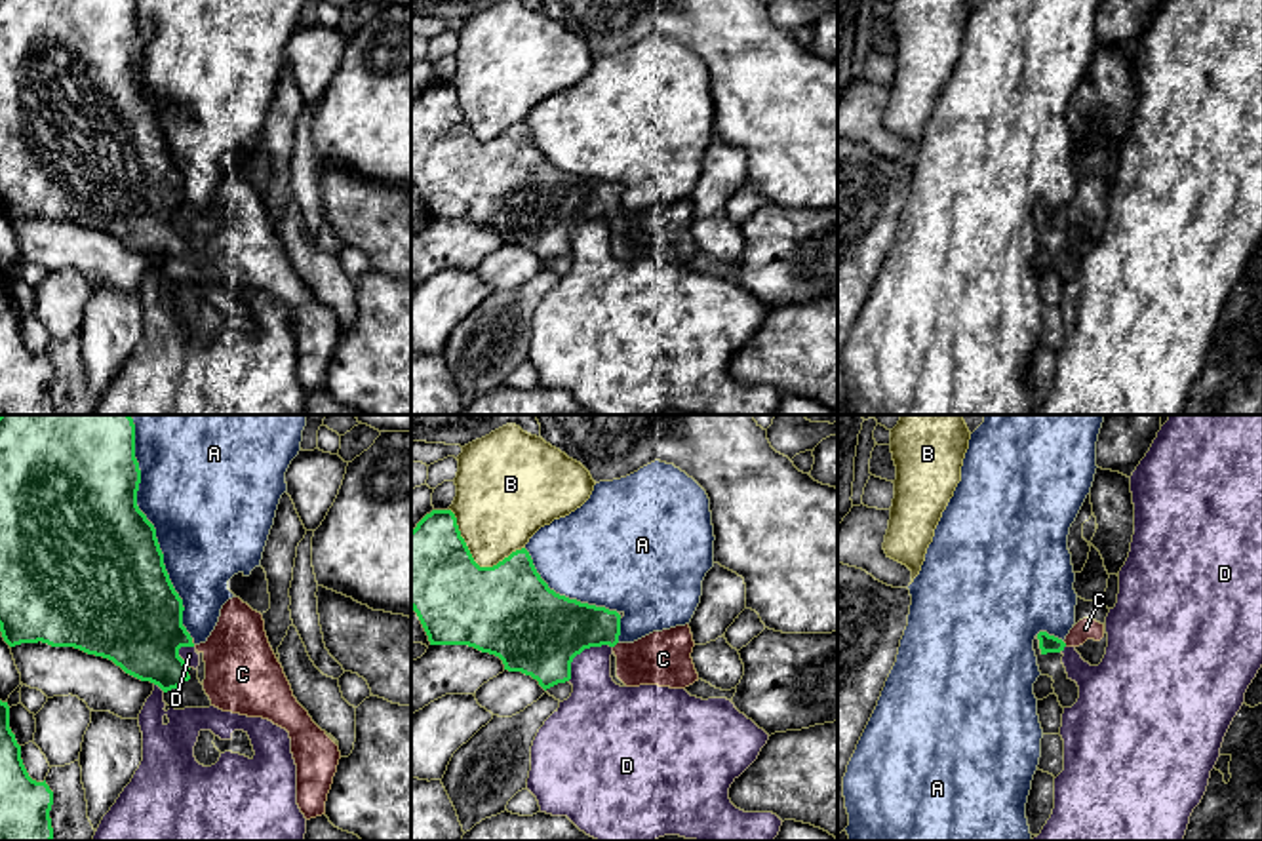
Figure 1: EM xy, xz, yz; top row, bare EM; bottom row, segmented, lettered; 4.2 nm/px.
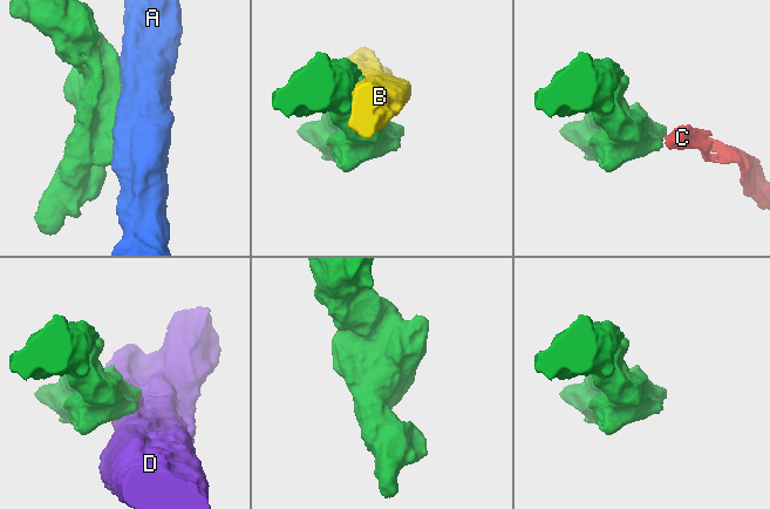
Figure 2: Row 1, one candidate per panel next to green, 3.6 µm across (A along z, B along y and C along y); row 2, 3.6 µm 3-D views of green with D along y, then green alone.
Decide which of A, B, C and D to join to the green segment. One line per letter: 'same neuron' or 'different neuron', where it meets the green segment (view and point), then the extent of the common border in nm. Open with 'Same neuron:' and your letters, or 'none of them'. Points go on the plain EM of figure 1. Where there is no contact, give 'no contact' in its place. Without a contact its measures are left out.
Same neuron: C
A: different neuron | xy (155, 107) | 950 nm
B: different neuron | xz (473, 134) | 360 nm
C: same neuron | xz (615, 217) | 40 nm
D: different neuron | xz (581, 225) | 240 nm

